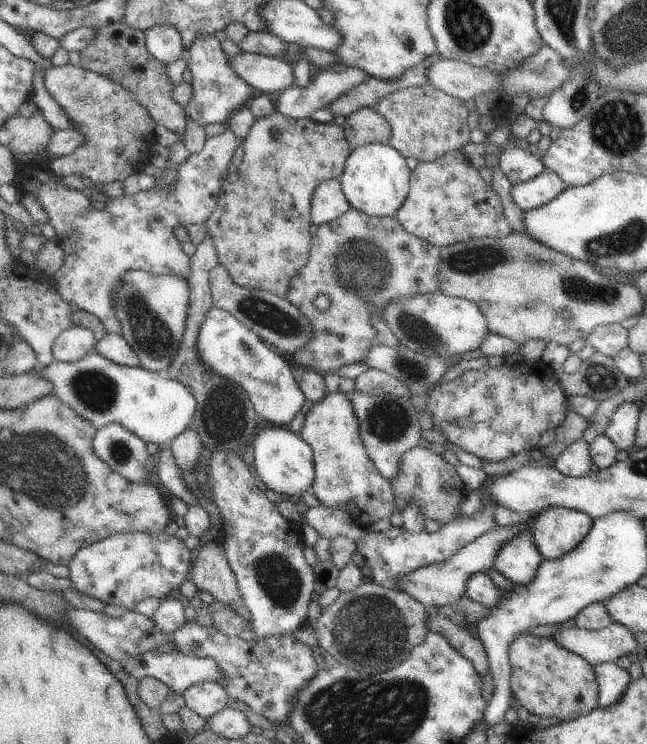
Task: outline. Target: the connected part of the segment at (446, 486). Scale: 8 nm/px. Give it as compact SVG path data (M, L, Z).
M416 445L400 456L398 468L398 474L389 479L394 492L394 512L397 511L402 516L406 506L410 502L416 502L425 520L434 520L441 525L460 515L460 502L469 492L454 465L446 462L443 455Z

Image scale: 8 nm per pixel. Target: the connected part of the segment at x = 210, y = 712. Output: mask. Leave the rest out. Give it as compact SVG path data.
M210 680L191 684L182 692L182 696L190 710L207 720L224 710L230 700L221 683Z

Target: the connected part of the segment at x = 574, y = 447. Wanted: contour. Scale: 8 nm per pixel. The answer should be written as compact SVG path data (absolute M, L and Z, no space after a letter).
M583 439L572 442L555 460L554 468L567 477L581 477L591 473L593 462L589 452L589 444Z

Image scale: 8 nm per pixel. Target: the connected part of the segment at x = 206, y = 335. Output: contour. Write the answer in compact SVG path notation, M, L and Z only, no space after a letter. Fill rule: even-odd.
M212 307L198 332L196 352L204 362L204 370L212 370L212 374L229 378L244 388L260 421L286 428L300 412L306 396L296 382L291 363L227 310Z

